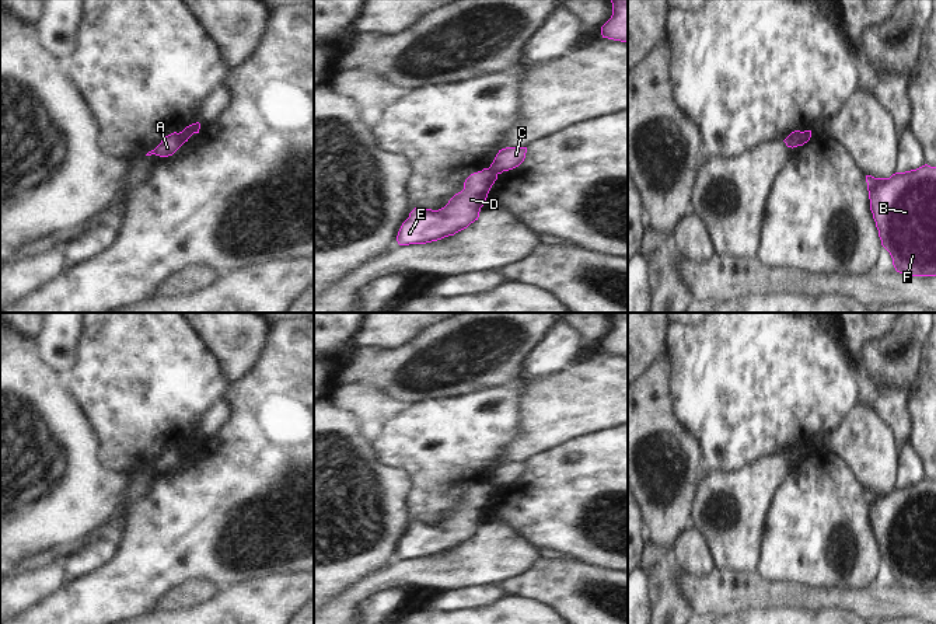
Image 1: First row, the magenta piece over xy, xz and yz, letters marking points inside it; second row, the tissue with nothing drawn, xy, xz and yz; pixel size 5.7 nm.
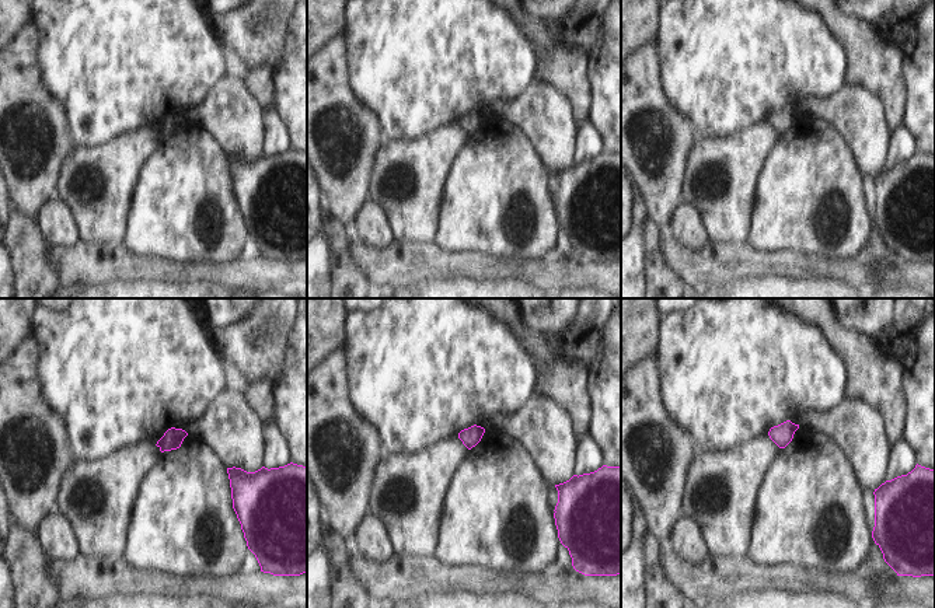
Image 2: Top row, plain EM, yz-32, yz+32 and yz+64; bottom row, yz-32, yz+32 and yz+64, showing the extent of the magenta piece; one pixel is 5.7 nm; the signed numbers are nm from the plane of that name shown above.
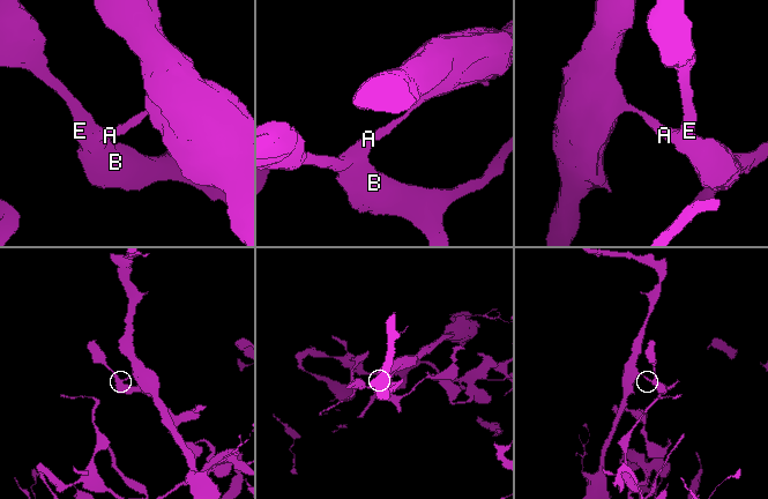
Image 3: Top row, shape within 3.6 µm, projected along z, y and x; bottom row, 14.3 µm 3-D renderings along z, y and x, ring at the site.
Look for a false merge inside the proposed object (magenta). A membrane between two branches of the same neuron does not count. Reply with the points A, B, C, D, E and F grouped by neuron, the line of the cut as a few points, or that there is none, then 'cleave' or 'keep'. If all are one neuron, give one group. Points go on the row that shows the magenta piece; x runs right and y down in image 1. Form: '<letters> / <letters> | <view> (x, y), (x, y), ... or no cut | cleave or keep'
A B D E F / C | yz (803, 132), (797, 145) | cleave

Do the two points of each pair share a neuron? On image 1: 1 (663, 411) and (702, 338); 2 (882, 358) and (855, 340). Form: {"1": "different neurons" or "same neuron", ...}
{"1": "different neurons", "2": "different neurons"}

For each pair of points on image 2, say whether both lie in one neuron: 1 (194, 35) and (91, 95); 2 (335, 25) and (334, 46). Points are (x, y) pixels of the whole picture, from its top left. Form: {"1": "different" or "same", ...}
{"1": "same", "2": "different"}

